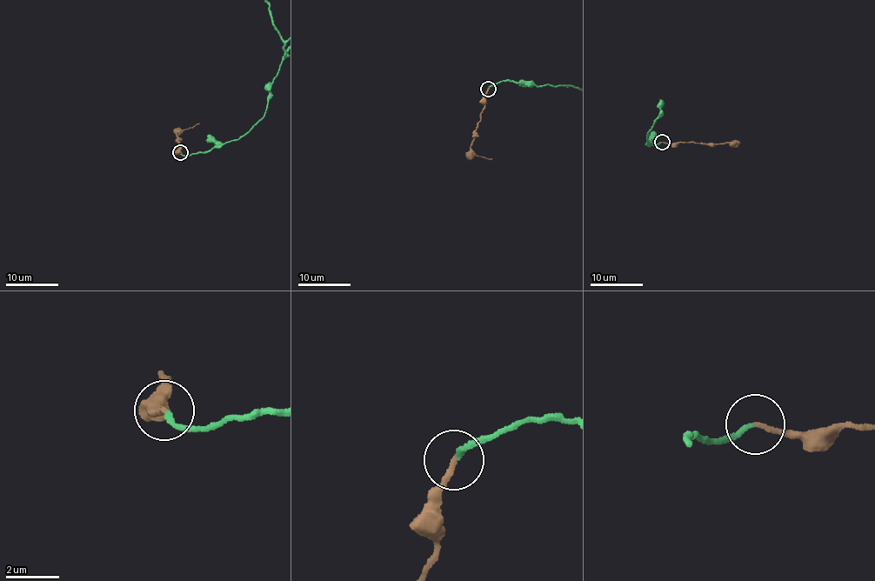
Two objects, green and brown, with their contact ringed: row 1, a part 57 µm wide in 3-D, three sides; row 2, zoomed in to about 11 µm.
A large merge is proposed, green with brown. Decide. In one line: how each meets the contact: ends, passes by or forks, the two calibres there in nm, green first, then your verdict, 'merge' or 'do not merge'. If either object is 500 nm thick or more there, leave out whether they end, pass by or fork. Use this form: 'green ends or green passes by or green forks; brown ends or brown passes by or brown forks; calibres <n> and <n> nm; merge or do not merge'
green ends; brown ends; calibres 180 and 200 nm; merge

